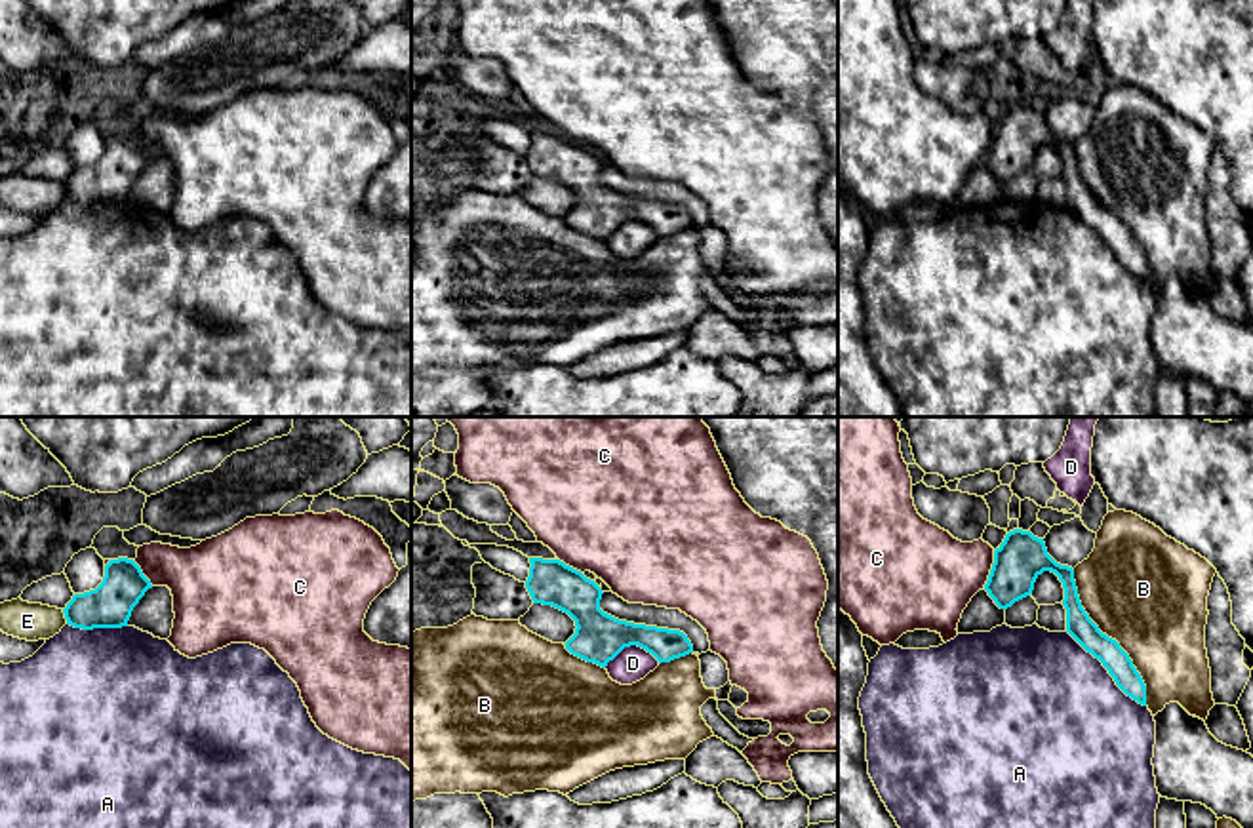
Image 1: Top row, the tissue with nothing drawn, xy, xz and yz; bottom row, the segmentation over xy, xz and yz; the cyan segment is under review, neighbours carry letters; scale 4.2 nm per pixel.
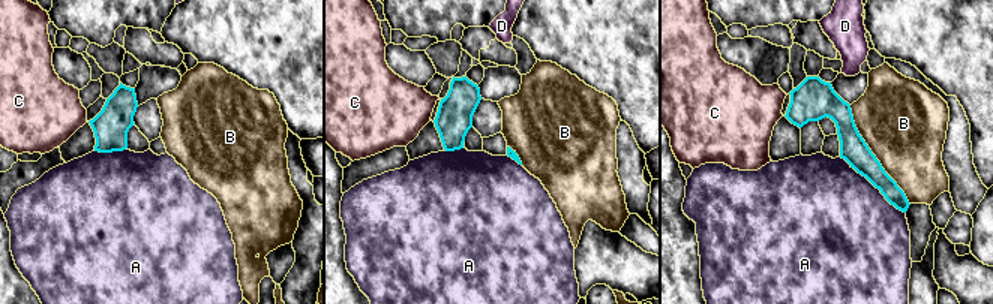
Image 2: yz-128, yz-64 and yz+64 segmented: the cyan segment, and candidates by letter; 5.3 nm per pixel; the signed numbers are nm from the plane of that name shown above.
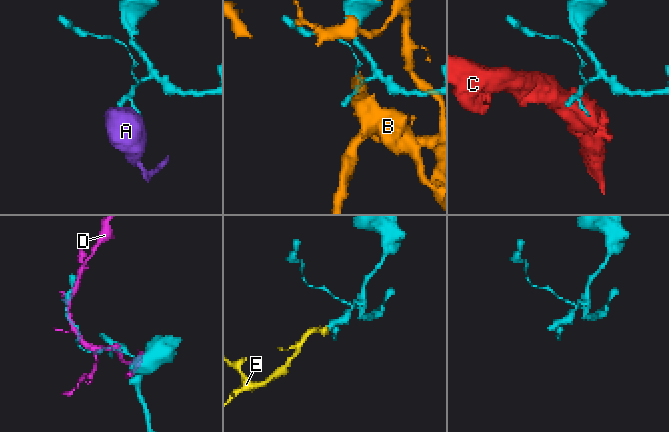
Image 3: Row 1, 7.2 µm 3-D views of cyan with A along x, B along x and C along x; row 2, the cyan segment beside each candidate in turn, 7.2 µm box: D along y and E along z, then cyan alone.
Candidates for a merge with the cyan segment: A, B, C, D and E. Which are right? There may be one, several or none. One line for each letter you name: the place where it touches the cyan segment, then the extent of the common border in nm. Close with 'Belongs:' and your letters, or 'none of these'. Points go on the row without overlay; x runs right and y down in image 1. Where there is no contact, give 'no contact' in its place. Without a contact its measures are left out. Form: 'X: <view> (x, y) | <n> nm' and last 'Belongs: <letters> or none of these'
Belongs: none of these

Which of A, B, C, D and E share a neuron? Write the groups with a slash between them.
A / B / C / D / E

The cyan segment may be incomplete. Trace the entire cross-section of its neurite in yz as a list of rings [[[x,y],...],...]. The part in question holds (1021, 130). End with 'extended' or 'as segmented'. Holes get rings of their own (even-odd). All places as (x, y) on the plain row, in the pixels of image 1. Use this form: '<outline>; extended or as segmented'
[[[1013,103],[994,124],[994,137],[984,164],[1000,183],[1011,181],[1034,164],[1036,152],[1051,145],[1064,162],[1066,206],[1095,232],[1103,236],[1116,259],[1133,274],[1146,280],[1146,259],[1120,217],[1099,204],[1082,181],[1074,143],[1057,137],[1045,122],[1044,112],[1030,105]]]; as segmented

